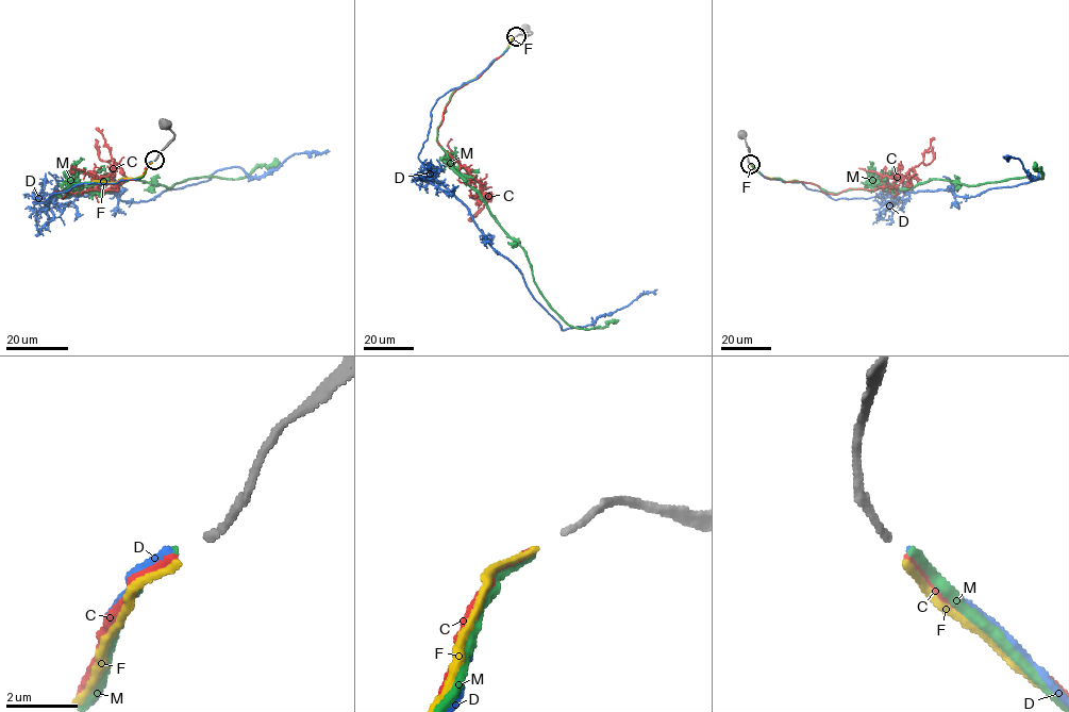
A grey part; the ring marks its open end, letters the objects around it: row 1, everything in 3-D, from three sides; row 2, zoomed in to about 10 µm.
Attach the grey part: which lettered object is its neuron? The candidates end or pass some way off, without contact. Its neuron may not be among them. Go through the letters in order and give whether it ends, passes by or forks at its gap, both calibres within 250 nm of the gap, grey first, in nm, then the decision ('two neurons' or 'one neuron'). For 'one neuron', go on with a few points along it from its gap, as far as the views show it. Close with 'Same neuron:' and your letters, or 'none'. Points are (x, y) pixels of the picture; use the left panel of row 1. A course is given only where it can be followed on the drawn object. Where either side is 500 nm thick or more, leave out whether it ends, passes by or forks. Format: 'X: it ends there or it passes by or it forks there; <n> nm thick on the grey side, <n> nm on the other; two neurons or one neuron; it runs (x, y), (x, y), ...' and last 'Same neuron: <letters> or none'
C: it ends there; 180 nm thick on the grey side, 190 nm on the other; two neurons
D: it ends there; 180 nm thick on the grey side, 180 nm on the other; one neuron; it runs (151, 161), (137, 179), (32, 202), (103, 193), (146, 202), (218, 170), (257, 177), (295, 153), (329, 151)
F: it ends there; 180 nm thick on the grey side, 180 nm on the other; two neurons
M: it ends there; 180 nm thick on the grey side, 220 nm on the other; two neurons
Same neuron: D

